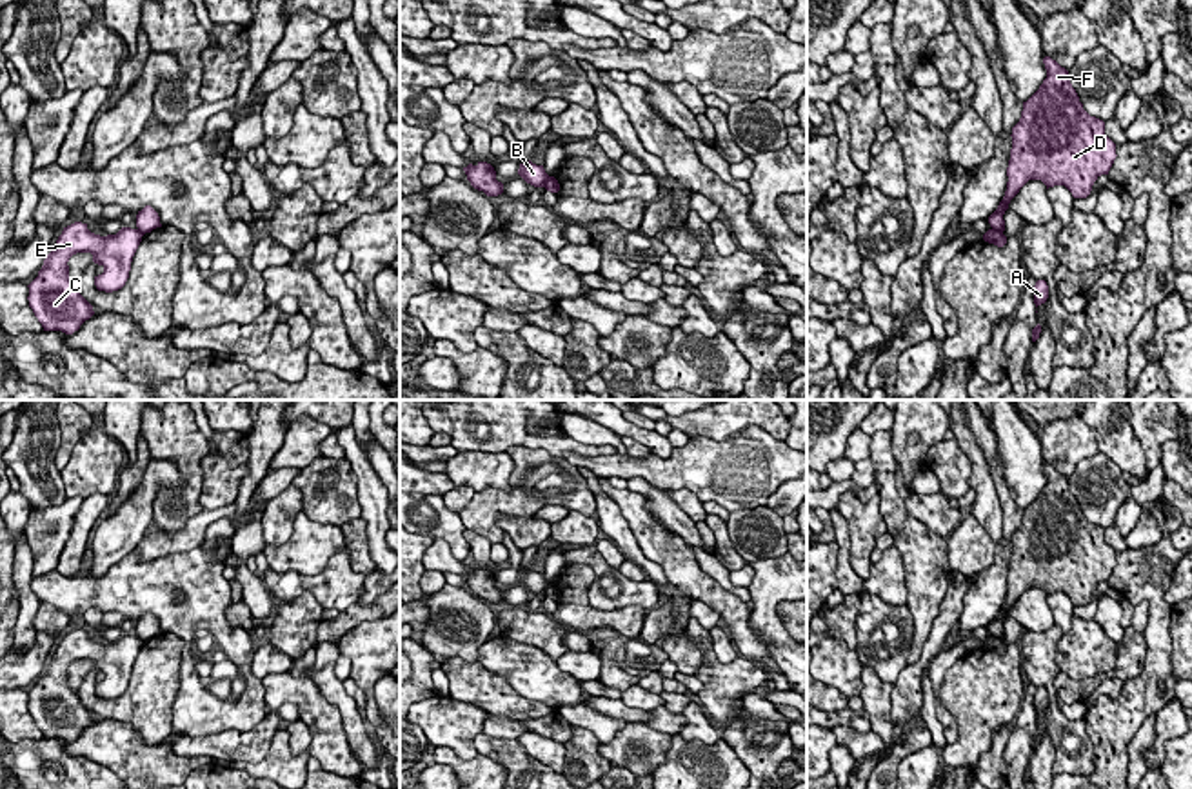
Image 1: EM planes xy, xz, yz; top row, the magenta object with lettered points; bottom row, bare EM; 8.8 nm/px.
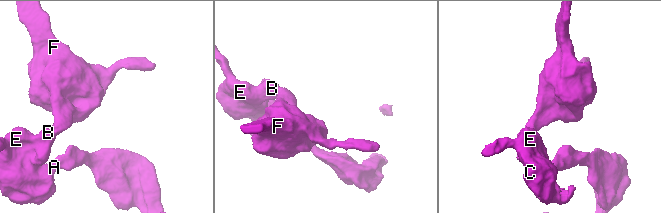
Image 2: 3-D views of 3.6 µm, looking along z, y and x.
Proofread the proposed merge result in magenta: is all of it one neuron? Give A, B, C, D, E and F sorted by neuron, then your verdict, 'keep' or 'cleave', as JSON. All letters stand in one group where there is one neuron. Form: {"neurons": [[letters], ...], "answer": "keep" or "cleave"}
{"neurons": [["A", "B", "C", "E"], ["D", "F"]], "answer": "cleave"}

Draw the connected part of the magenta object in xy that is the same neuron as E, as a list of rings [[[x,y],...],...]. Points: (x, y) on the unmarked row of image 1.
[[[82,629],[64,634],[38,684],[27,693],[29,714],[44,738],[73,742],[94,722],[93,713],[80,702],[78,691],[69,687],[67,669],[73,662],[91,660],[93,669],[104,674],[104,680],[94,684],[96,696],[113,700],[125,693],[142,644],[131,634],[107,644],[91,640]]]

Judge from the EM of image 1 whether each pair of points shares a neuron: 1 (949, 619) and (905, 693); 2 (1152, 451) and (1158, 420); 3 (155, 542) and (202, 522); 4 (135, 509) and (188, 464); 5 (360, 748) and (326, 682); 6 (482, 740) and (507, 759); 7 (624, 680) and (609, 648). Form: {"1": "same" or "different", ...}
{"1": "same", "2": "same", "3": "same", "4": "different", "5": "same", "6": "same", "7": "same"}

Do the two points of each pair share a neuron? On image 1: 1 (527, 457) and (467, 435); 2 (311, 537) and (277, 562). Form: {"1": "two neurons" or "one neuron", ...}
{"1": "two neurons", "2": "one neuron"}

